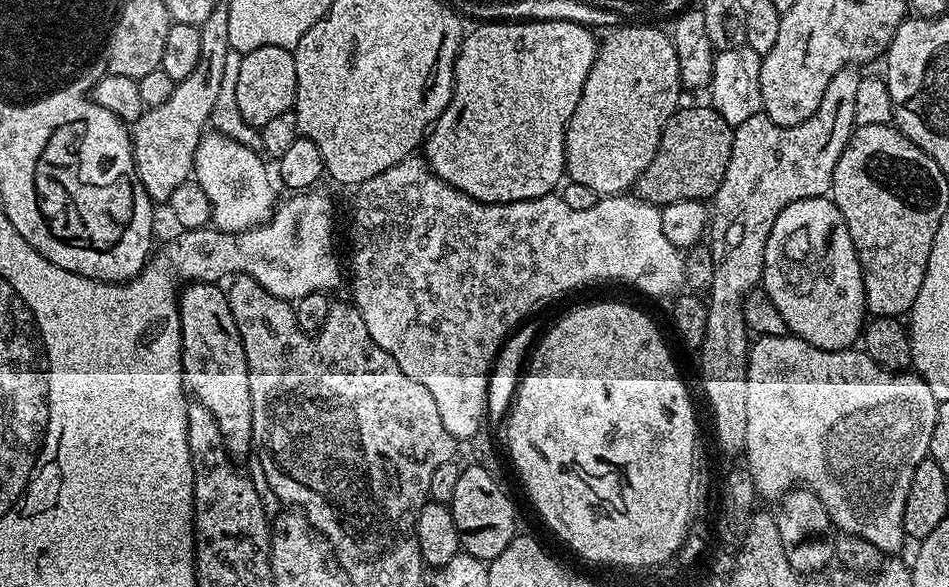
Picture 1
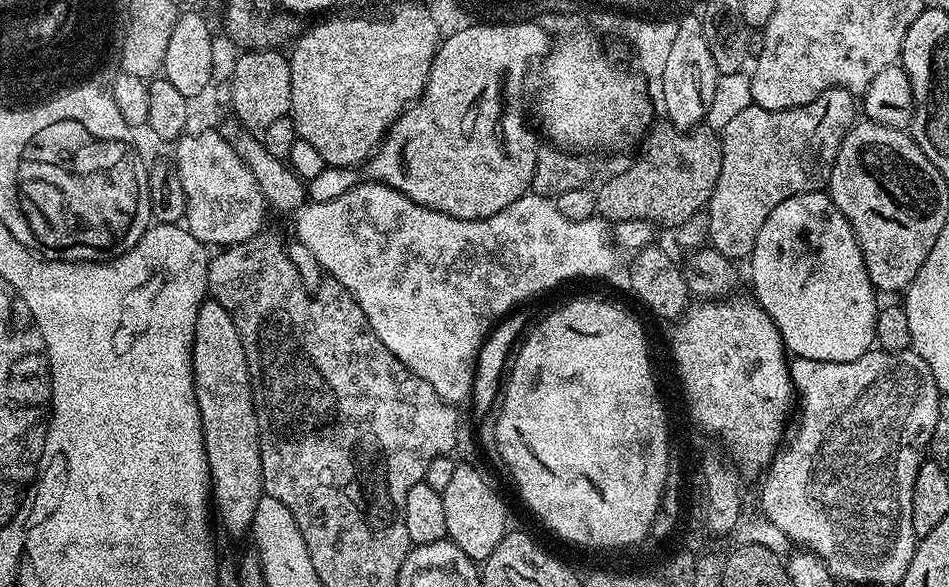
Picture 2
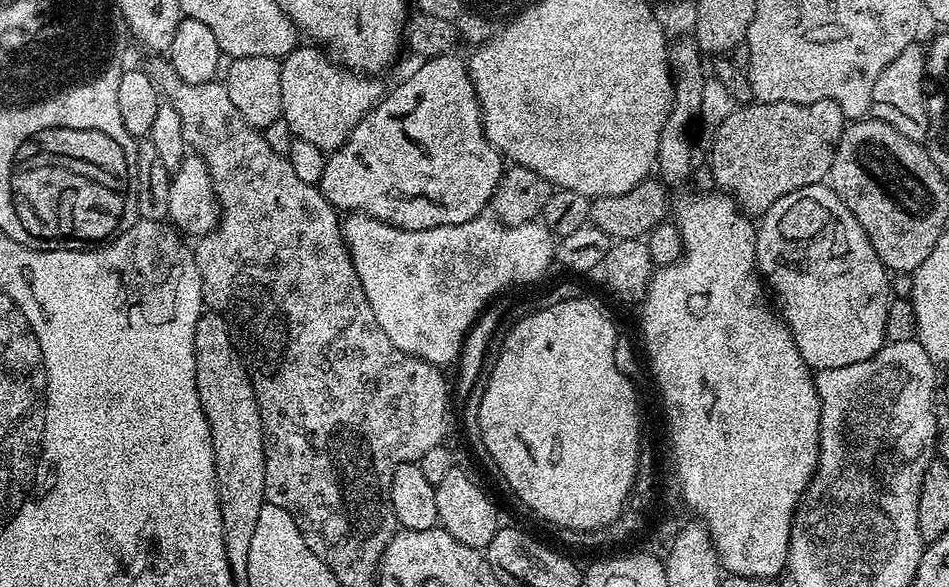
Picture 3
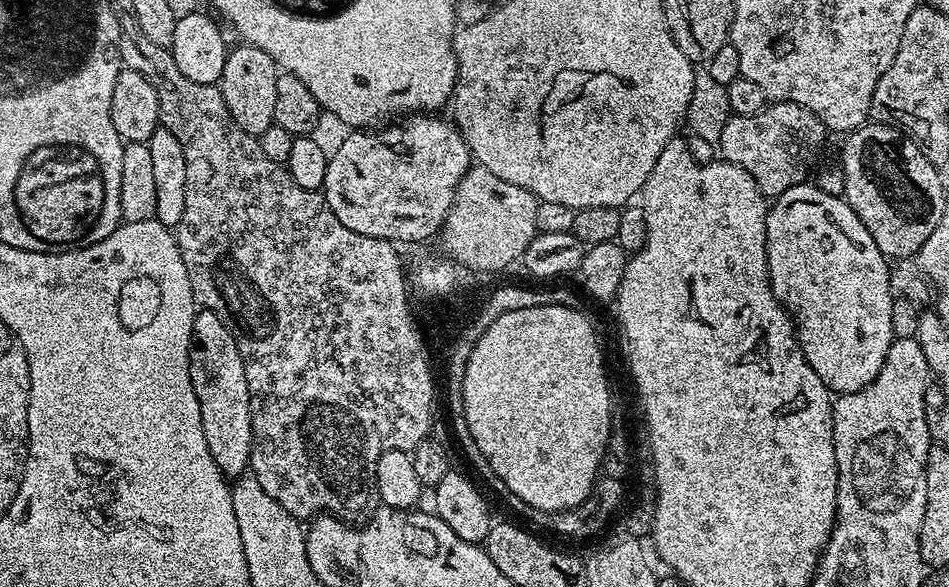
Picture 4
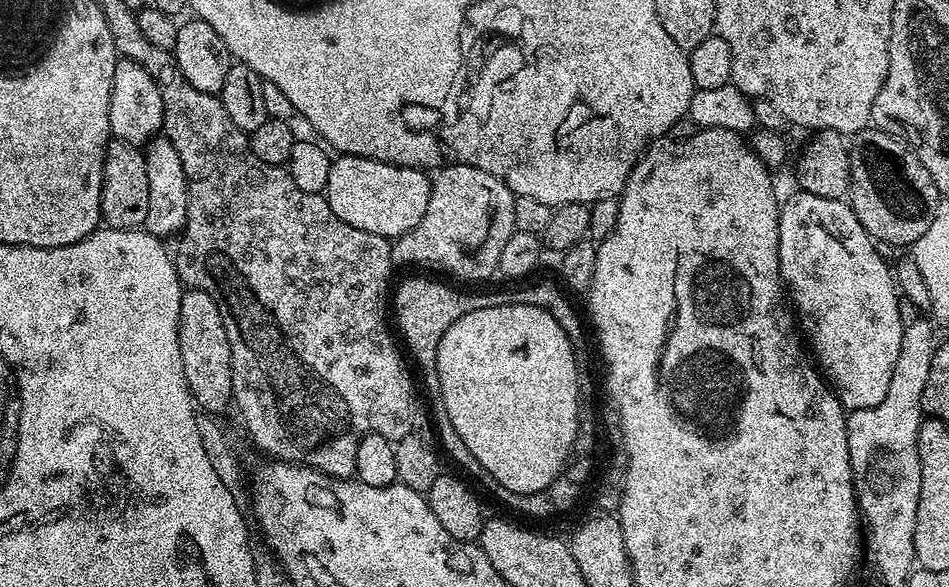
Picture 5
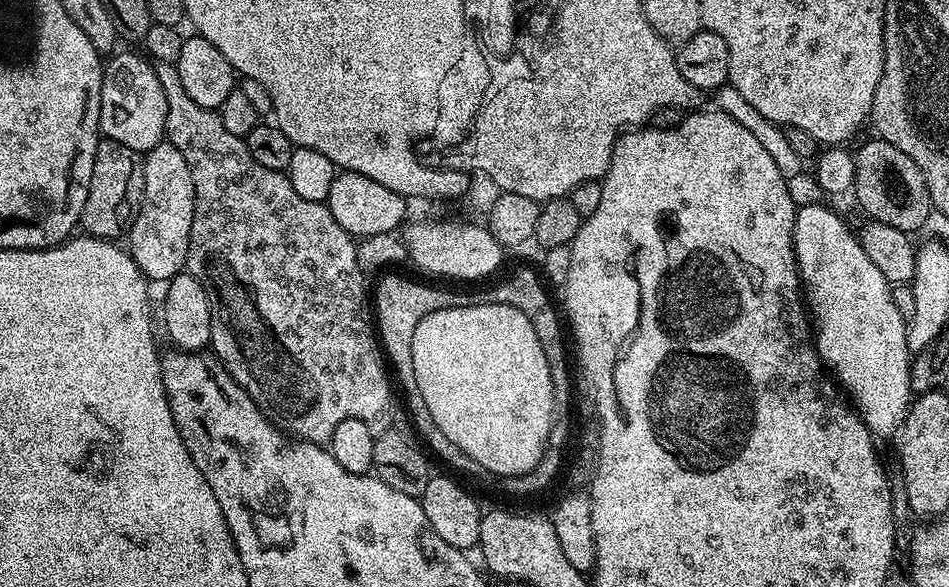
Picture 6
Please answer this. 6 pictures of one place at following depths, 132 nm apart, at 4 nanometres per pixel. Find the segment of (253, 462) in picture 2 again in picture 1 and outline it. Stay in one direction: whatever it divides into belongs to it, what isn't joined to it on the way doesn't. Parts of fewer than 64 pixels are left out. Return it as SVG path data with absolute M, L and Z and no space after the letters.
M192 282L179 293L180 361L184 367L187 389L196 394L195 399L206 406L214 422L218 422L228 455L241 458L253 451L250 374L246 350L238 334L238 322L234 322L225 289L220 287L219 283Z

